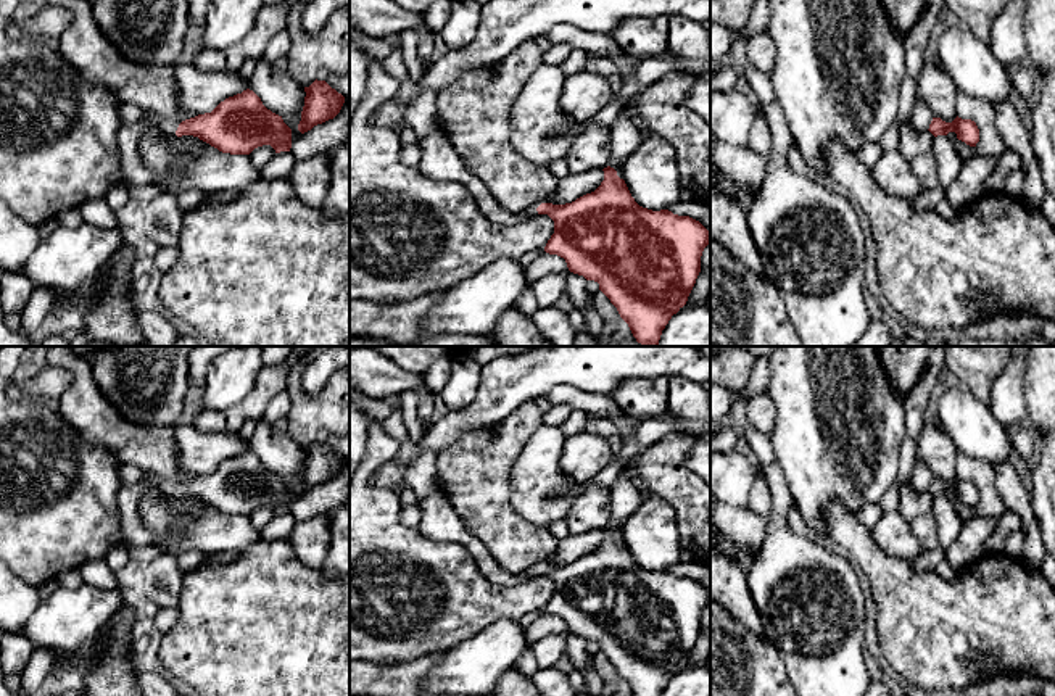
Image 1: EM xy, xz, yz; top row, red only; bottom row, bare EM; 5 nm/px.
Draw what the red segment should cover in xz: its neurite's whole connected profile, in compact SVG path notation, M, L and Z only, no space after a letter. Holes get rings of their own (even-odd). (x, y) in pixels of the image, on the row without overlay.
M614 528L602 532L604 541L594 553L565 566L541 562L522 575L548 575L554 582L544 612L564 619L570 633L598 643L633 696L662 696L672 677L688 662L710 593L689 577L639 567Z

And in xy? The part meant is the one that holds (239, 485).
M250 450L221 462L211 474L180 482L148 474L134 464L118 469L124 485L148 482L168 496L193 496L222 514L250 516L254 509L271 506L275 514L290 512L292 490L282 477L267 470Z

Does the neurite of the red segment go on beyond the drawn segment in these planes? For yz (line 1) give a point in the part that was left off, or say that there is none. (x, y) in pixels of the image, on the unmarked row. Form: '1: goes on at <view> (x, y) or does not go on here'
1: does not go on here

